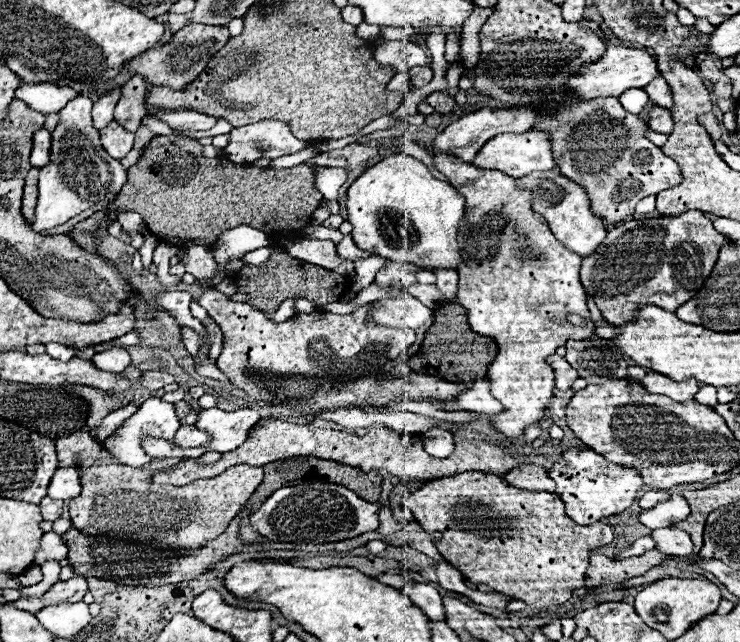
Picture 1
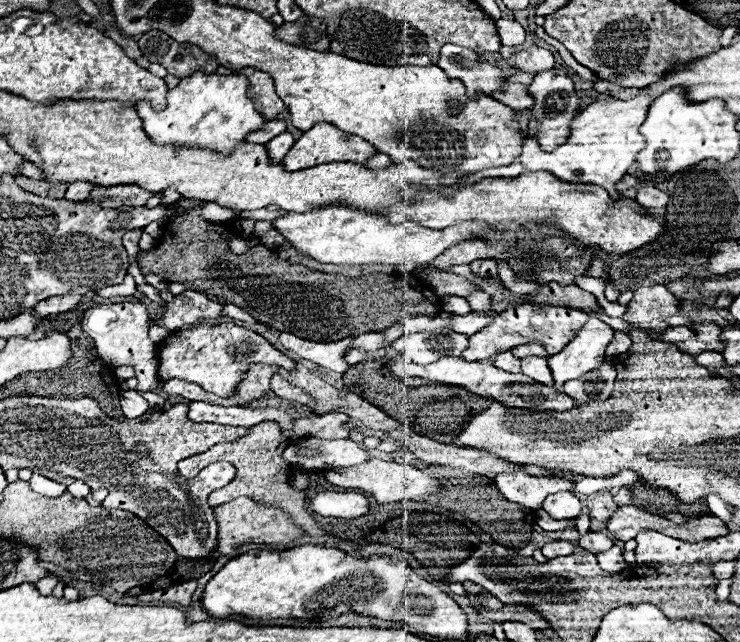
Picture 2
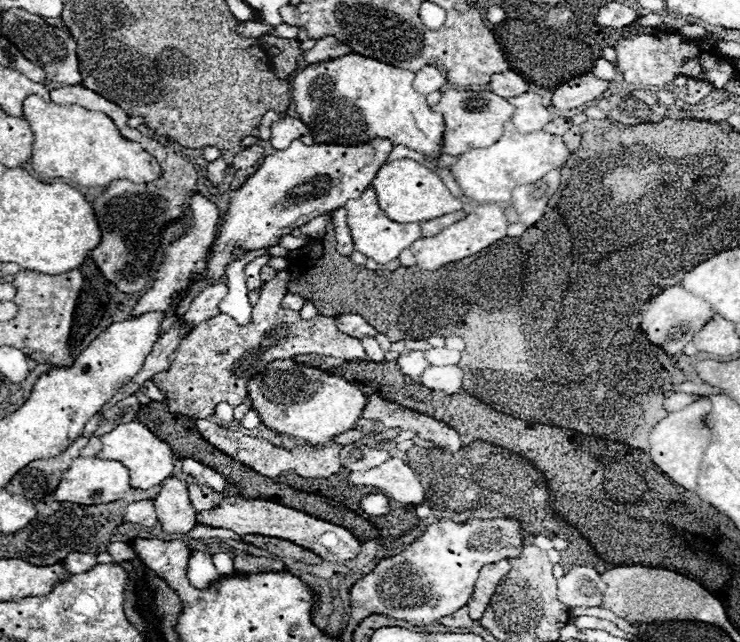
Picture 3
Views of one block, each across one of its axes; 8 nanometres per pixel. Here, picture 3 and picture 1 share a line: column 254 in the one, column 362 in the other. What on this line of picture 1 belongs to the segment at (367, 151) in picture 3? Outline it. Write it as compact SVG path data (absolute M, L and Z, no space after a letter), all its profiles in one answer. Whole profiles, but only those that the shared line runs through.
M406 152L384 156L350 184L346 196L348 222L354 226L350 236L360 250L368 250L394 262L412 262L428 268L458 268L458 264L462 264L456 234L464 214L464 198L450 184L436 180L428 166L414 156Z

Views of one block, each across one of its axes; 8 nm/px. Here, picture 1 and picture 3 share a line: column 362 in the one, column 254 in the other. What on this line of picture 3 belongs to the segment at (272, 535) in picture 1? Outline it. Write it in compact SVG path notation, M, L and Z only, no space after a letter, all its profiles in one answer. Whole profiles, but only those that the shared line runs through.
M224 498L222 504L212 508L210 512L198 512L198 524L228 528L238 536L246 536L250 532L258 532L262 536L278 536L282 540L302 544L304 548L310 548L314 554L322 556L322 560L330 560L330 562L346 562L356 558L360 552L360 542L346 528L330 524L326 520L318 520L314 516L306 516L306 512L294 512L294 508L286 508L270 500Z

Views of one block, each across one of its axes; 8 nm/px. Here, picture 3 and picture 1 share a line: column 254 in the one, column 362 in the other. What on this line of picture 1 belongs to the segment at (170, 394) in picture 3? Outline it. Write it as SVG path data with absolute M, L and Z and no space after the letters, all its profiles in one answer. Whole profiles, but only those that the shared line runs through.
M216 288L206 290L200 298L196 298L196 302L206 308L208 316L212 316L224 332L224 348L216 360L220 370L250 398L264 400L268 404L276 404L276 400L246 376L246 368L276 376L390 376L394 360L414 342L414 330L384 328L368 320L370 304L362 304L350 314L318 310L312 314L298 314L286 322L276 324L262 312L254 310L250 304L230 302L228 296Z

